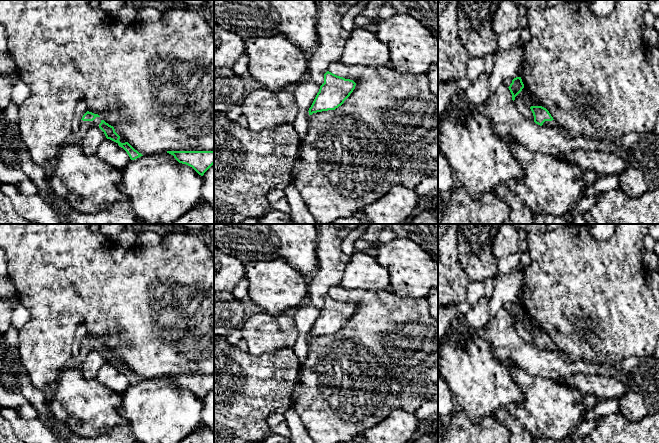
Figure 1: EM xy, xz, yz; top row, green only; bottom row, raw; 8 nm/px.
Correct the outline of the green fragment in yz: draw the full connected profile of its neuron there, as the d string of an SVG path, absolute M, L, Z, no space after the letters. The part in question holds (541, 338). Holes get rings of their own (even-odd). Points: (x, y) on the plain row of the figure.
M531 330L530 333L536 348L545 351L558 351L558 347L553 343L546 332L542 330Z

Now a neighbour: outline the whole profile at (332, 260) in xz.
M320 224L316 249L319 265L316 273L307 281L307 301L319 310L324 307L324 298L328 295L329 289L335 285L339 285L343 278L350 257L343 252L341 243L358 225L359 224Z

